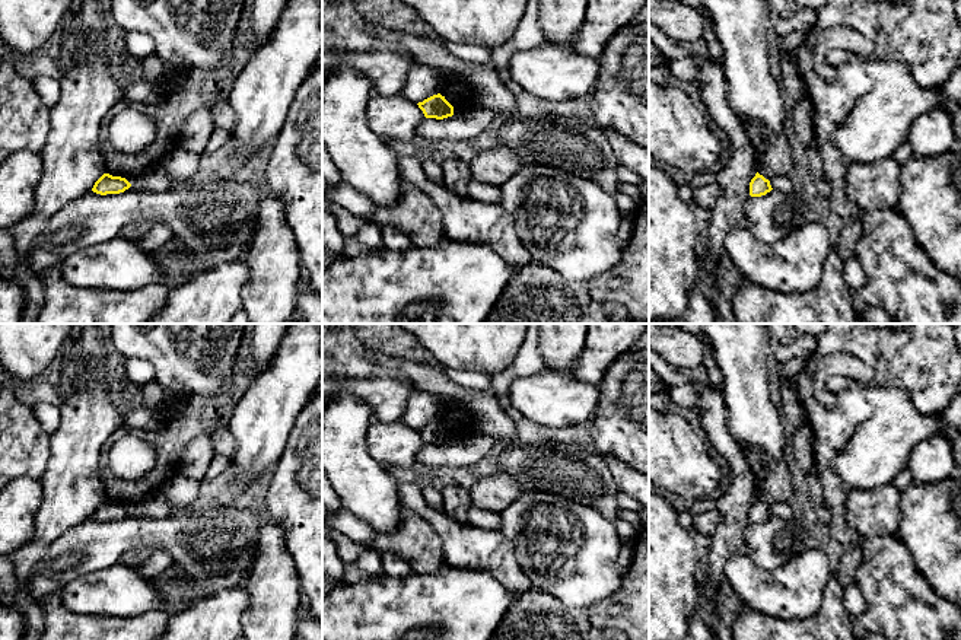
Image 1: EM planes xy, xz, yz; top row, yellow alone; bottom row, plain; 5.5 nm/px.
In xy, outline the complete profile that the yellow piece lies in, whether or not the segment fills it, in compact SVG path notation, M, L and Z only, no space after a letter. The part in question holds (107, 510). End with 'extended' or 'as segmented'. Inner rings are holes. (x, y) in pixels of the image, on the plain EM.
M104 500L93 512L92 518L101 522L120 520L128 516L131 510L121 503Z; as segmented

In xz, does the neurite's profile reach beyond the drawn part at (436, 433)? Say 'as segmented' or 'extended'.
as segmented

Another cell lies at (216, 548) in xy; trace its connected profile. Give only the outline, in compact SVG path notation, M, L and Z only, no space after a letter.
M229 506L203 513L184 509L162 519L149 518L143 512L131 512L124 519L106 522L89 518L50 544L38 570L29 577L29 593L44 601L69 582L120 563L127 553L153 547L166 551L171 566L192 580L194 599L211 596L245 583L258 557L258 539L265 520L264 515Z

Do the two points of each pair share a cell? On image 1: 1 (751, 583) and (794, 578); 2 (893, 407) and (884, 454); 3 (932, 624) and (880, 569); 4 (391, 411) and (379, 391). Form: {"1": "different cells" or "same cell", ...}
{"1": "same cell", "2": "same cell", "3": "same cell", "4": "same cell"}

